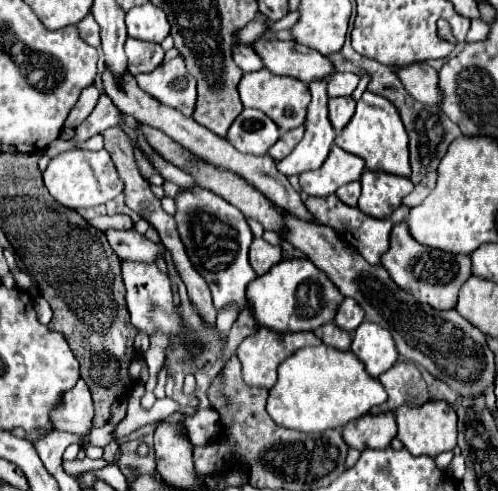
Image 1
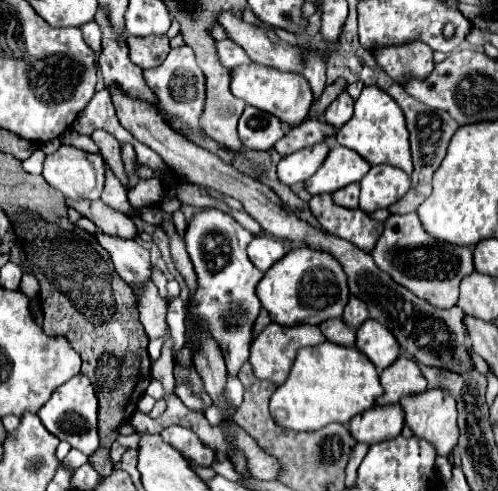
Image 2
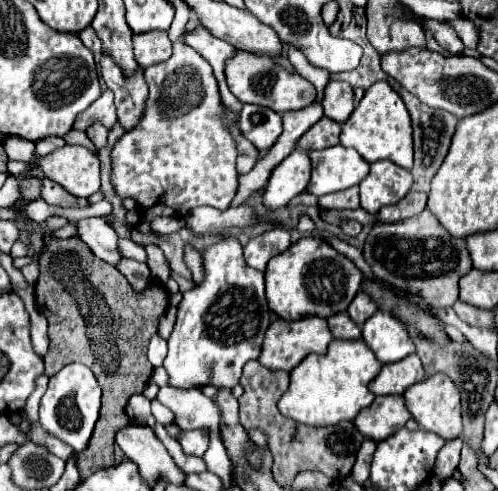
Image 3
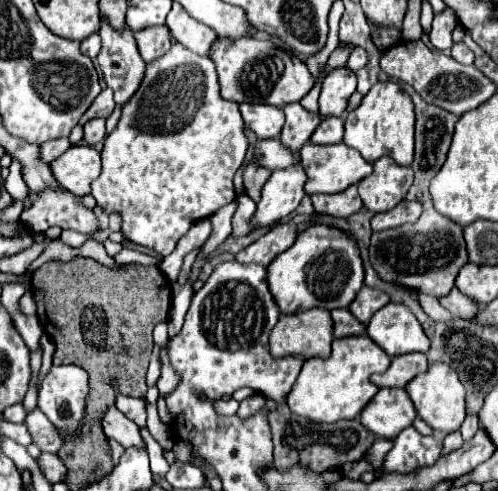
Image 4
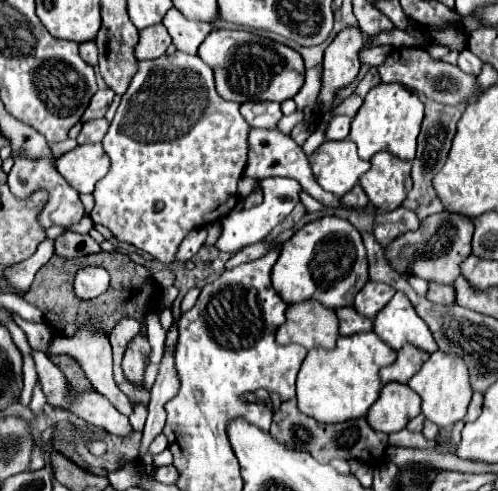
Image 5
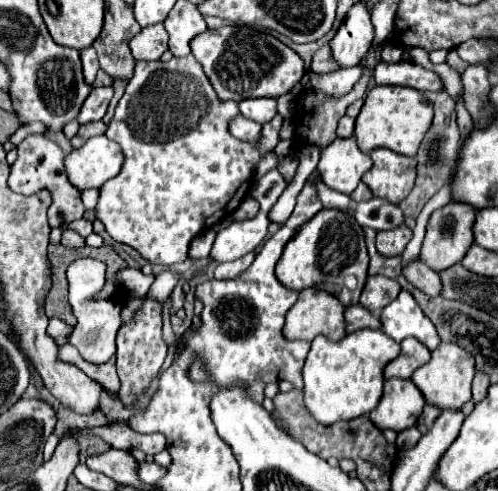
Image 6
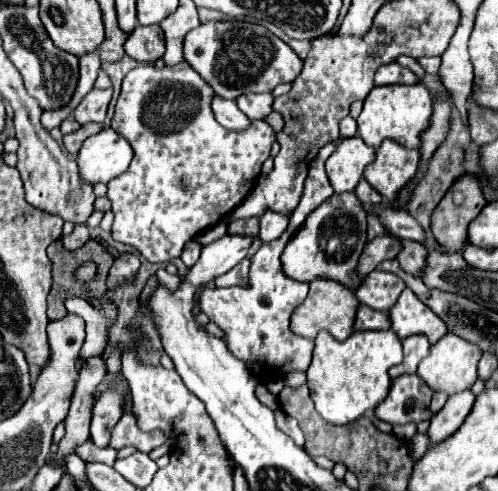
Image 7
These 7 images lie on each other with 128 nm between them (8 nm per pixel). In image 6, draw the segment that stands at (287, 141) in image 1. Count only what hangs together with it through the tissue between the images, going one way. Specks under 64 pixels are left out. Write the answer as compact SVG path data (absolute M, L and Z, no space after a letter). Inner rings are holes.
M350 116L340 118L340 122L338 122L338 136L340 138L350 138L352 132L354 132L354 118L350 118Z

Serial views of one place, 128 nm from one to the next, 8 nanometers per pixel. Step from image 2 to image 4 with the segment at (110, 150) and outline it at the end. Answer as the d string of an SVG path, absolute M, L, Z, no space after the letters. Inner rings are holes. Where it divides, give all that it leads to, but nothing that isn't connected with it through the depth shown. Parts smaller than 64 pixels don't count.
M94 118L94 120L88 120L86 124L84 124L84 144L90 144L90 146L94 146L94 144L98 144L98 142L102 142L104 140L104 136L106 136L106 128L104 128L104 118Z

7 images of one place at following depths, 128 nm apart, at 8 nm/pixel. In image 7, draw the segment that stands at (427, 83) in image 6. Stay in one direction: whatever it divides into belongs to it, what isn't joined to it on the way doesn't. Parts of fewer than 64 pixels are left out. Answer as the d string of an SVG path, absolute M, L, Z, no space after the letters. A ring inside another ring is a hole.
M390 62L390 64L382 64L376 70L376 78L374 78L376 86L386 86L386 84L416 84L418 78L414 72L410 72L408 68L400 66L398 62Z

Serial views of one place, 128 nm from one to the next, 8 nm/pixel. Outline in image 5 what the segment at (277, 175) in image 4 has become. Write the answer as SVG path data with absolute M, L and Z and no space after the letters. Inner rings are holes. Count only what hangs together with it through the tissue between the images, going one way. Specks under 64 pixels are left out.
M264 178L260 182L262 186L262 194L264 194L264 202L260 206L254 206L252 210L248 212L230 212L228 216L224 216L224 220L220 222L222 224L222 234L216 242L216 248L220 252L240 252L242 248L250 246L250 244L256 244L256 242L262 242L276 224L280 224L290 212L292 208L300 202L298 194L300 194L300 184L296 184L296 180L288 180L288 178Z

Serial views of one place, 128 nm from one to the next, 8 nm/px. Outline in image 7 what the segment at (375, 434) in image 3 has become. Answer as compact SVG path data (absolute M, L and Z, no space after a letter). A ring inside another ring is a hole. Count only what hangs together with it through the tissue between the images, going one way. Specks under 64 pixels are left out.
M404 374L392 382L388 398L374 410L376 416L390 424L408 424L430 420L432 388L418 374Z

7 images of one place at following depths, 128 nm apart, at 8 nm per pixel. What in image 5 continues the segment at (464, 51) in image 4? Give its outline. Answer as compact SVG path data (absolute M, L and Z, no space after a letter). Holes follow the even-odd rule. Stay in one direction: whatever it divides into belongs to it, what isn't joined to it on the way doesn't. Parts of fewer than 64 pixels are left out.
M464 48L458 56L458 66L462 68L462 72L468 72L468 74L474 74L478 76L480 70L482 70L482 60L478 56L474 56L468 48Z

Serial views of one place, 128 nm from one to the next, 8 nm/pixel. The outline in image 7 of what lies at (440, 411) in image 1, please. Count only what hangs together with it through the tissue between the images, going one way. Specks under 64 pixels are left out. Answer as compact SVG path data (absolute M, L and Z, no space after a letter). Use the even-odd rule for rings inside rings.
M446 332L432 348L430 354L420 362L418 366L418 376L432 388L432 390L442 390L446 394L456 394L462 390L472 388L472 384L478 378L478 360L482 352L476 348L476 344L468 344L464 338Z

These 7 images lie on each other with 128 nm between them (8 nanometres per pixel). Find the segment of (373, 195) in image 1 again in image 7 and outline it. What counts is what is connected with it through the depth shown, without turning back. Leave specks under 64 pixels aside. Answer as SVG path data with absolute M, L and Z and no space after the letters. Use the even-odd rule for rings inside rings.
M384 140L376 150L376 160L364 170L364 178L386 200L394 200L398 192L416 174L420 152L404 148L394 140Z

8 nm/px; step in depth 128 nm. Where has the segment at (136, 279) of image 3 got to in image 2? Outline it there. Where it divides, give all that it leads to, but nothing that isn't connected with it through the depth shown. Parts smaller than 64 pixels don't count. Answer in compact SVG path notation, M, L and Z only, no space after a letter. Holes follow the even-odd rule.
M146 282L144 286L140 286L138 292L140 292L140 300L138 300L140 322L146 330L146 334L150 334L150 338L166 338L168 302L164 298L160 298L158 288L152 282ZM168 336L164 340L164 348L162 348L162 356L152 364L152 376L156 380L162 382L164 390L166 392L172 392L176 382L174 382L174 376L172 376L172 368L174 368L174 356L172 356L172 346L174 346L174 340L172 336Z

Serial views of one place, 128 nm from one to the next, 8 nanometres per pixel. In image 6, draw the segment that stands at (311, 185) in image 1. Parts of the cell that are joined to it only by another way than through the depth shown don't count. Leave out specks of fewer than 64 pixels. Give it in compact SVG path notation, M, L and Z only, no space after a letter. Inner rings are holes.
M338 138L320 154L318 170L328 188L342 194L352 194L364 172L372 168L372 158L360 152L356 138Z

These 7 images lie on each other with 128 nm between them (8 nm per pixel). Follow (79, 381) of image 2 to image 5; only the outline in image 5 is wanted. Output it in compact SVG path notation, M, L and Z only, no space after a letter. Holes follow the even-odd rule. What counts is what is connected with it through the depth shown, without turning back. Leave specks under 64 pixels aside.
M32 352L32 356L36 362L36 372L38 372L38 378L40 378L40 384L46 394L48 404L68 408L72 398L68 394L68 380L60 372L60 368L56 364L52 364L48 360L48 356L42 352Z

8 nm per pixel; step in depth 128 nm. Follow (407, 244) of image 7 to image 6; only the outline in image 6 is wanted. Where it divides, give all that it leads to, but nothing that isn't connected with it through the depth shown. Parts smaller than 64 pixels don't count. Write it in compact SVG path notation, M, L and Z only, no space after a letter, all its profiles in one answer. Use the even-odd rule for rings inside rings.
M414 258L410 264L402 268L408 282L412 282L416 288L420 288L428 296L440 296L440 276L432 268L428 268L420 258Z

